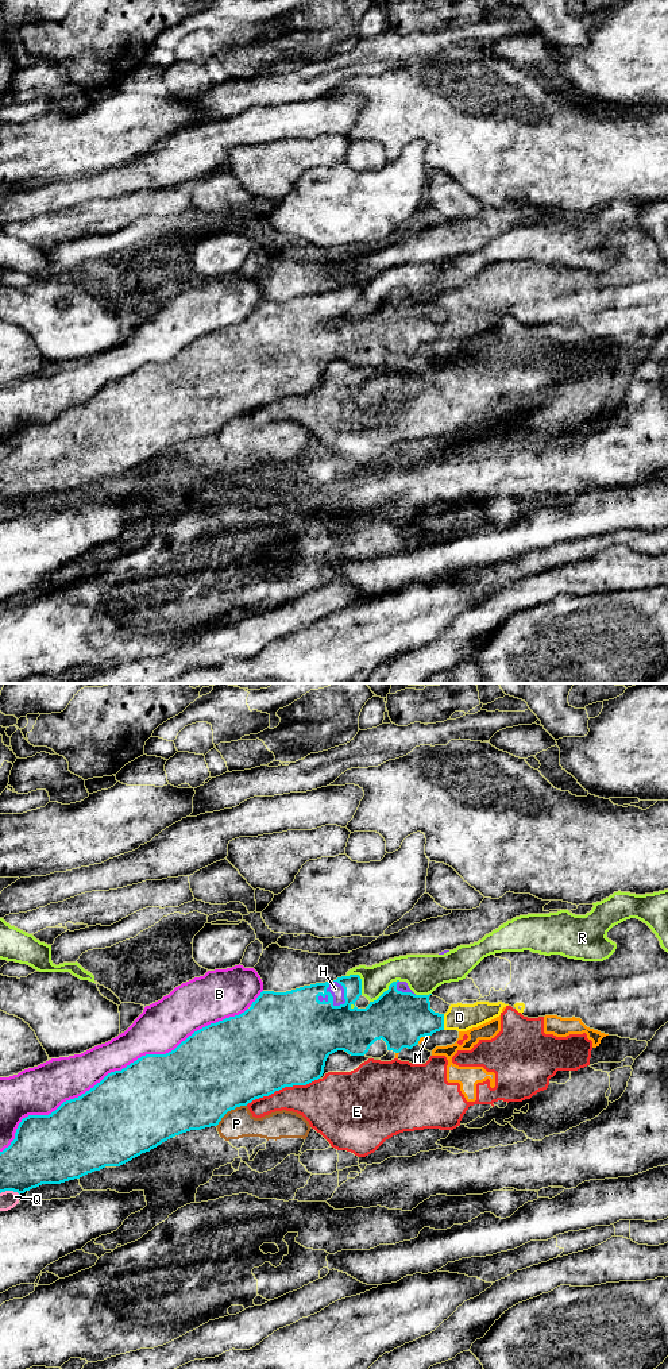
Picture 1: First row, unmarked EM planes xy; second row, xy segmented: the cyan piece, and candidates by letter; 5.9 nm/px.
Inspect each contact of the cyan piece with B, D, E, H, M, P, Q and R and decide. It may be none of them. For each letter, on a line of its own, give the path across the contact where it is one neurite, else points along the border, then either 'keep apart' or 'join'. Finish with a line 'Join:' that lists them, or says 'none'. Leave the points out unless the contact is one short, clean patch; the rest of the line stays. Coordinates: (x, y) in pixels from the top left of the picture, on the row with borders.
B: keep apart
D: join
E: keep apart
H: join
M: border along xy (429, 1034), (423, 1036), (417, 1042); keep apart
P: border along xy (246, 1105), (231, 1109), (216, 1126); keep apart
Q: keep apart
R: keep apart
Join: D, H

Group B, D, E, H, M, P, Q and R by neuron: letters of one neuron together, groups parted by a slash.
B / D H / E M Q / P / R

